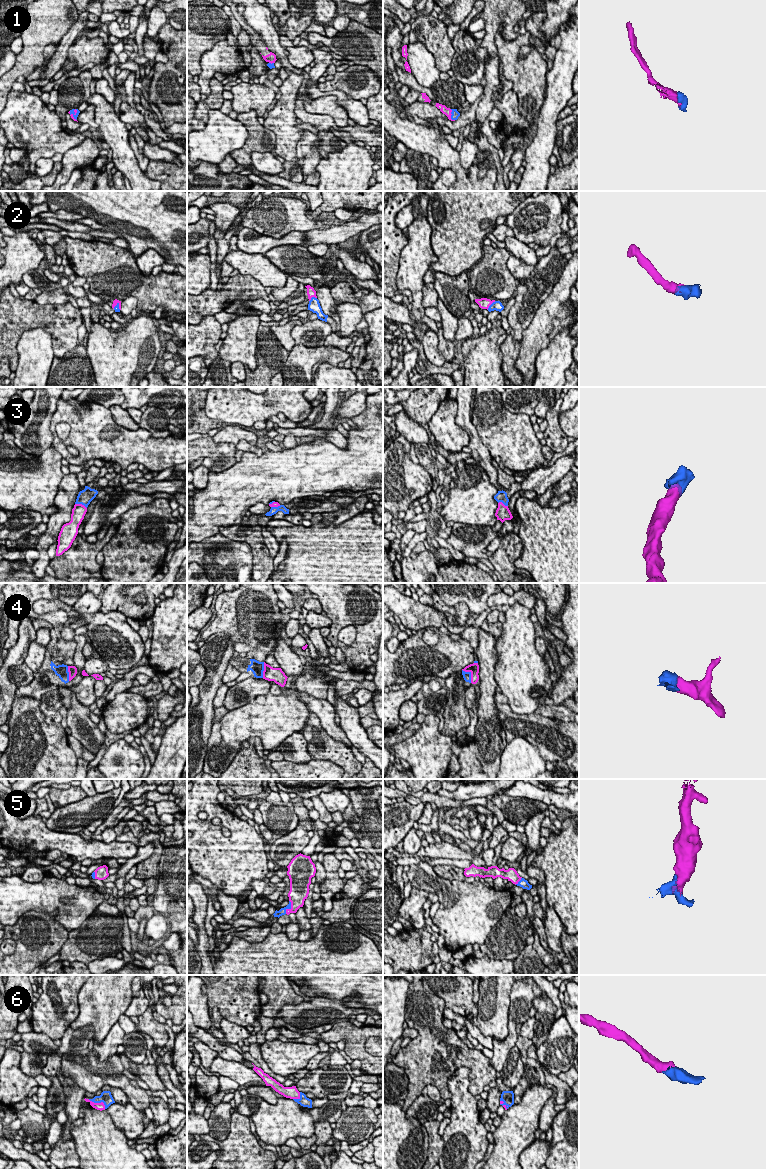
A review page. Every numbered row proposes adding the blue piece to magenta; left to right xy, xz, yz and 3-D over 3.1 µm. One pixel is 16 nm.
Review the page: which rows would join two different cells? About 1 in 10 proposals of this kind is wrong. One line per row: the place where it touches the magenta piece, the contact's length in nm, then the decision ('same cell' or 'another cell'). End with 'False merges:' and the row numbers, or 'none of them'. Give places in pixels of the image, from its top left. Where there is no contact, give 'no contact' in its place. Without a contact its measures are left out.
1: yz (451, 114) | 200 nm | same cell
2: yz (490, 304) | 200 nm | same cell
3: xy (81, 504) | 200 nm | same cell
4: yz (471, 674) | 260 nm | same cell
5: xz (291, 907) | 240 nm | same cell
6: xy (98, 1103) | 320 nm | same cell
False merges: none of them

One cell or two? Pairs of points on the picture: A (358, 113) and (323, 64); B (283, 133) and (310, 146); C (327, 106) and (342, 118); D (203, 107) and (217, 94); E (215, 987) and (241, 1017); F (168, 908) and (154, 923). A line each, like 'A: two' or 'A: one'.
A: two
B: two
C: one
D: one
E: one
F: two

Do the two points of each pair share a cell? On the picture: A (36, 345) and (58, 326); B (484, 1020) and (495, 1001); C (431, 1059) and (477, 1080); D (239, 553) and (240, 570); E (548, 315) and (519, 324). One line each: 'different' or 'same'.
A: different
B: same
C: same
D: same
E: different

